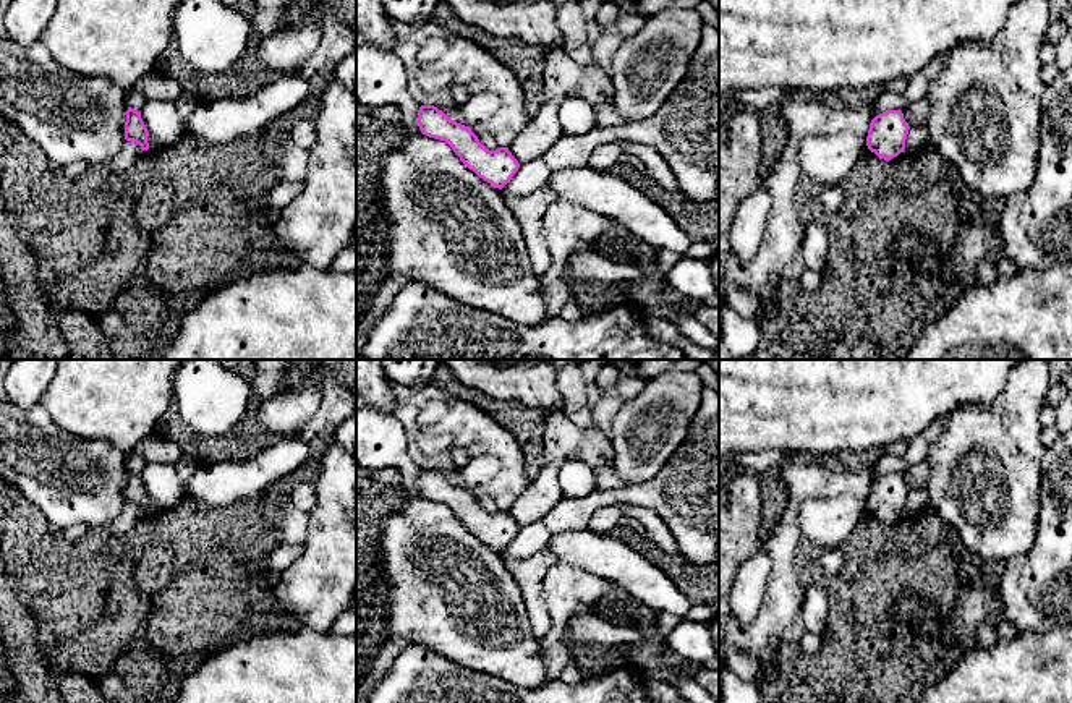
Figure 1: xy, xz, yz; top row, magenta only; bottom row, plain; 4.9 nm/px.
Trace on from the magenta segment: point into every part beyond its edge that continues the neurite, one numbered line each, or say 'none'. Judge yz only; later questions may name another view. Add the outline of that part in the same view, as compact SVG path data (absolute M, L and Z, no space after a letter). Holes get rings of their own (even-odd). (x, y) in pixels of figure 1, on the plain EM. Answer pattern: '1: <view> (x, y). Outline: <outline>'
none

